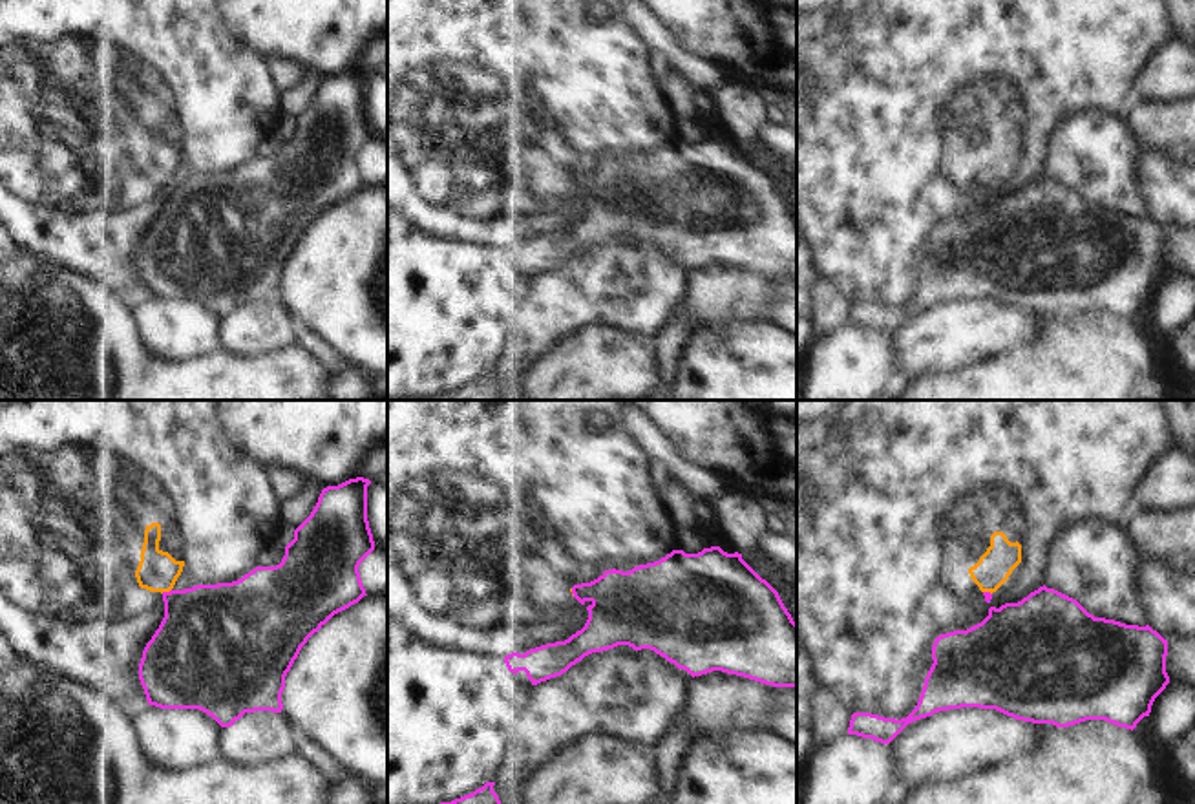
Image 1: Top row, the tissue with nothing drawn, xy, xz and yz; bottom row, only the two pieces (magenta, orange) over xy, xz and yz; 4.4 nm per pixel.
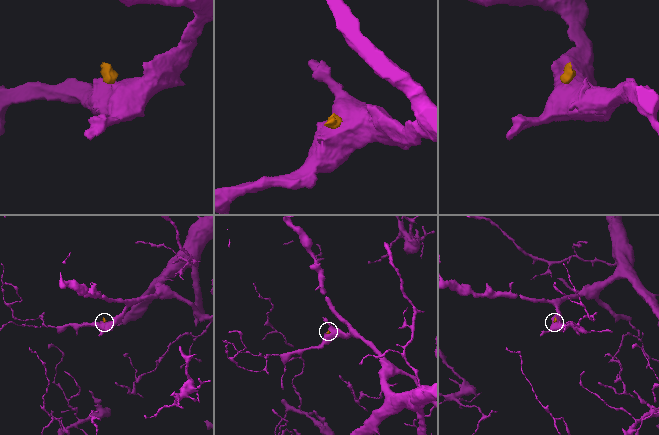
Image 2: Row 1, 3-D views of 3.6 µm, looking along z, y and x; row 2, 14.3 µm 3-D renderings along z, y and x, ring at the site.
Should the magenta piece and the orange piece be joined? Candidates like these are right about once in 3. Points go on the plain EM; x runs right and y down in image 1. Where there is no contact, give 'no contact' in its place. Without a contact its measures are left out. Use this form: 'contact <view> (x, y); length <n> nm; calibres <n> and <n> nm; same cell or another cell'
contact xy (165, 183); length 50 nm; calibres 400 and 180 nm; another cell

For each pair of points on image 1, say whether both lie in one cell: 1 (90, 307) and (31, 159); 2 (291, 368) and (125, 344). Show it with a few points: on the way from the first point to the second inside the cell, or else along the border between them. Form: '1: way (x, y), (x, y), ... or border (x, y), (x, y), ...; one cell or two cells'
1: border (37, 258), (117, 291); two cells
2: way (249, 380), (167, 380); one cell

